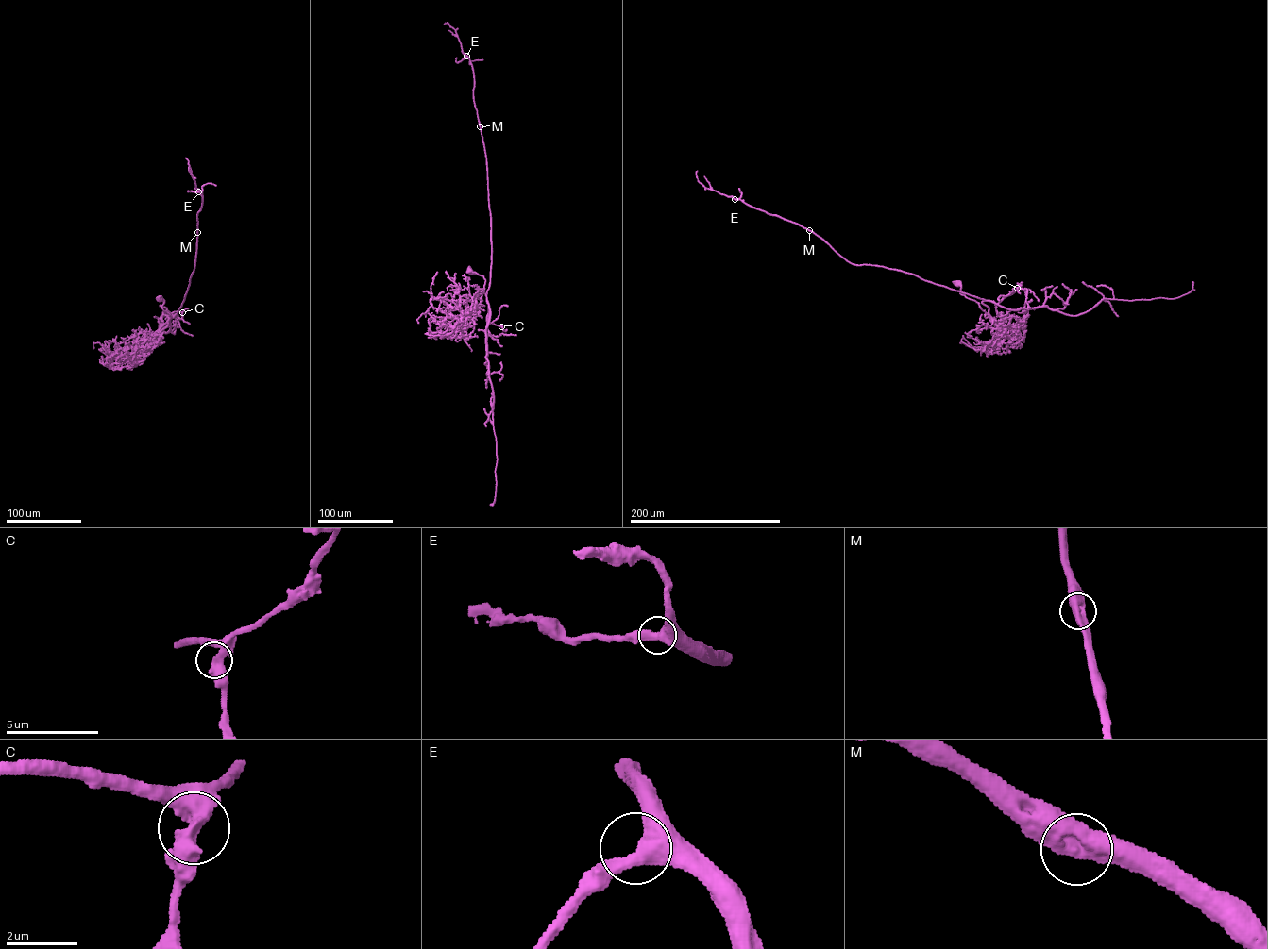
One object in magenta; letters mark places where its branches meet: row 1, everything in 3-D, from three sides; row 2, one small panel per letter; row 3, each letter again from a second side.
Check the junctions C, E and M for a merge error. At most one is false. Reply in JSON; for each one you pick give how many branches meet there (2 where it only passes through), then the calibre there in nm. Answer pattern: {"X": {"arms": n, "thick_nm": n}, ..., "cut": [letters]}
{"cut": []}

